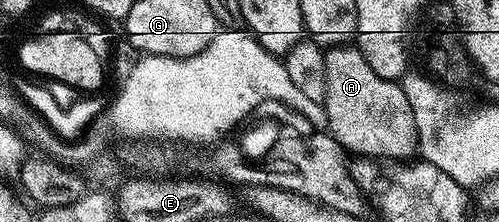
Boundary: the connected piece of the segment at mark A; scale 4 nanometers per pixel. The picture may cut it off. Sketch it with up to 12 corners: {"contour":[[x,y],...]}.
{"contour":[[325,51],[325,127],[354,156],[417,151],[400,82]]}

